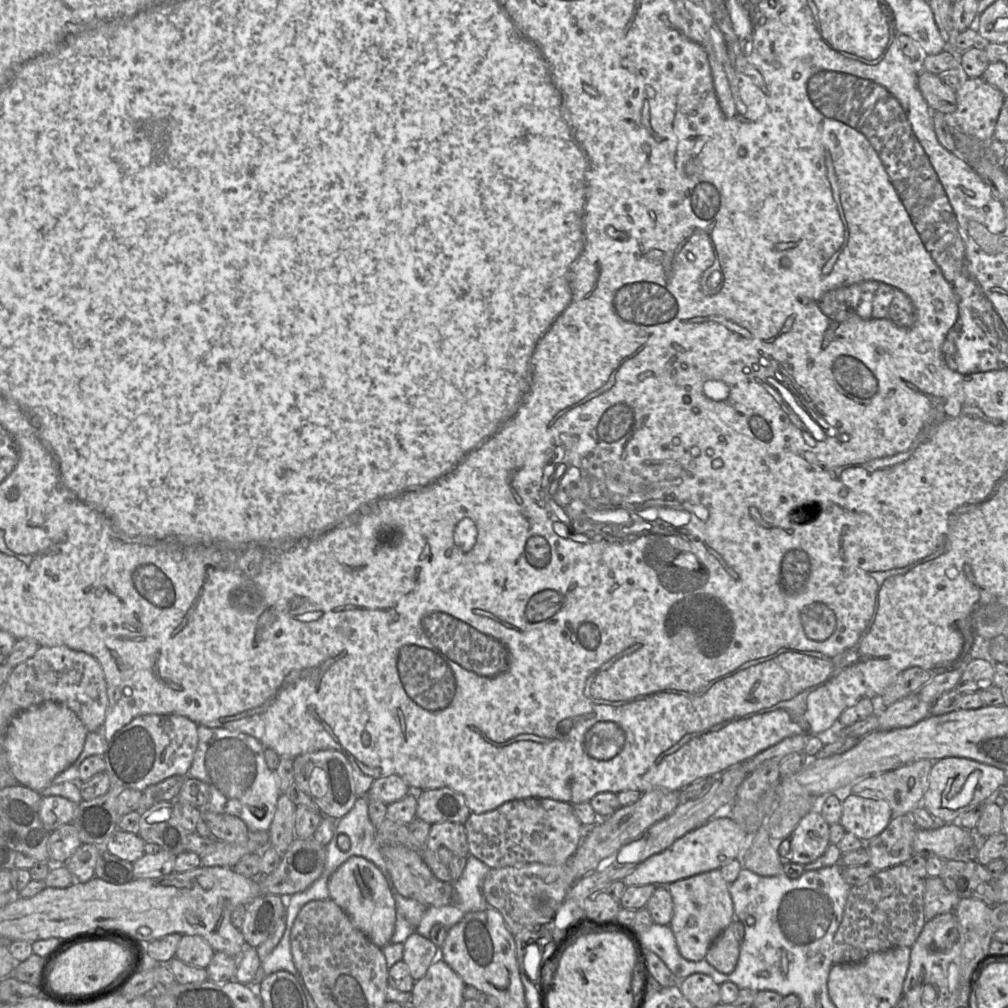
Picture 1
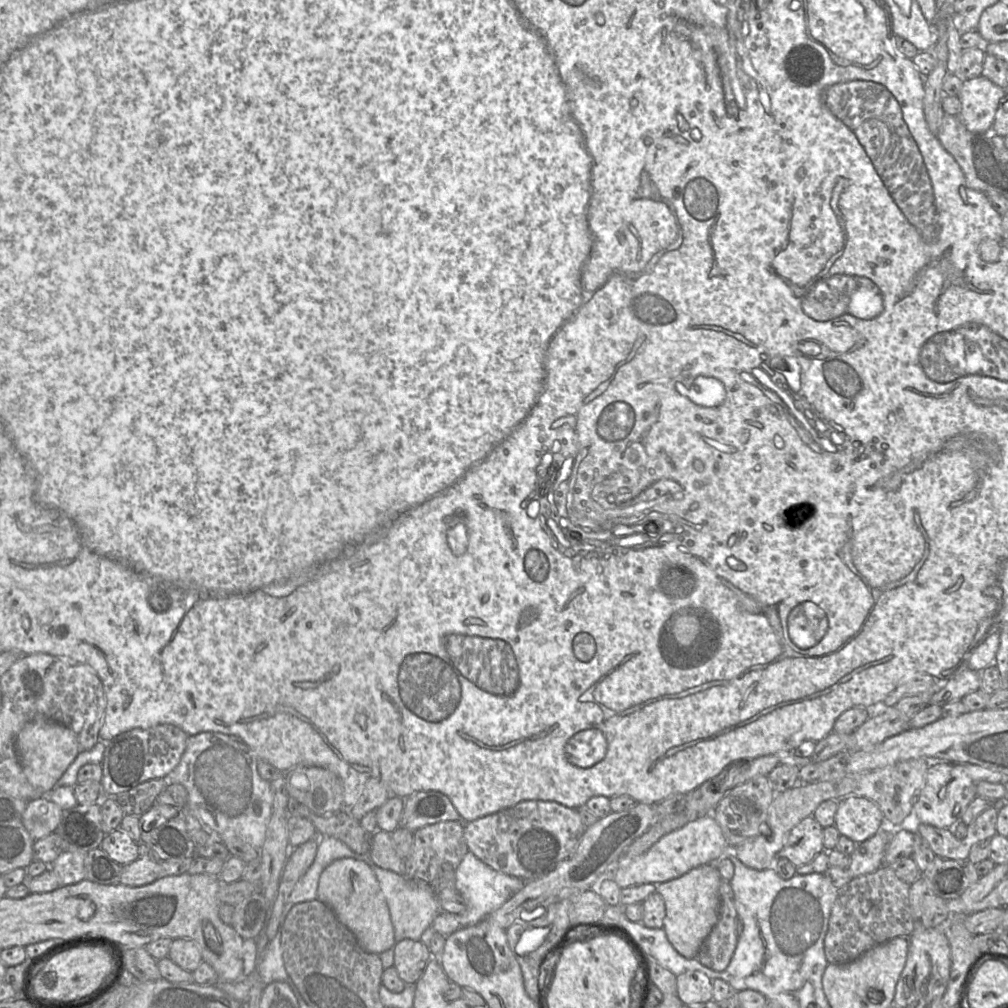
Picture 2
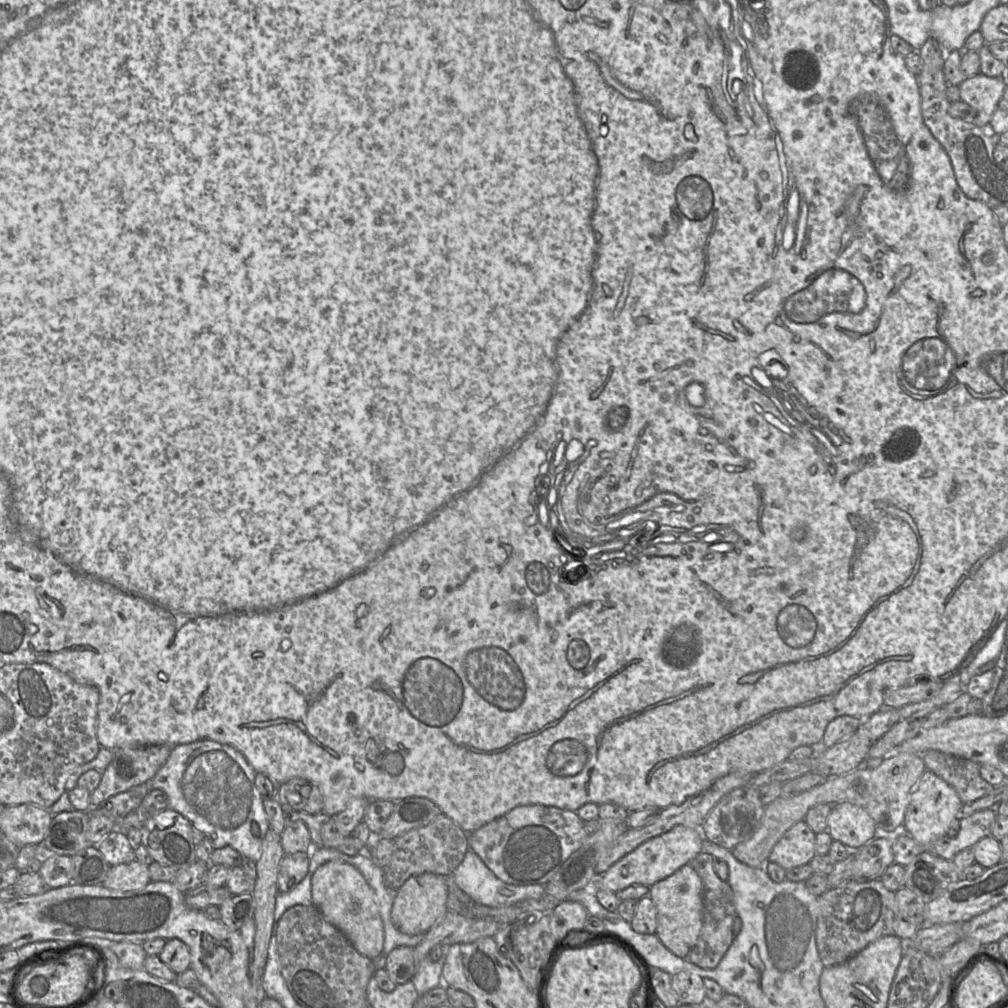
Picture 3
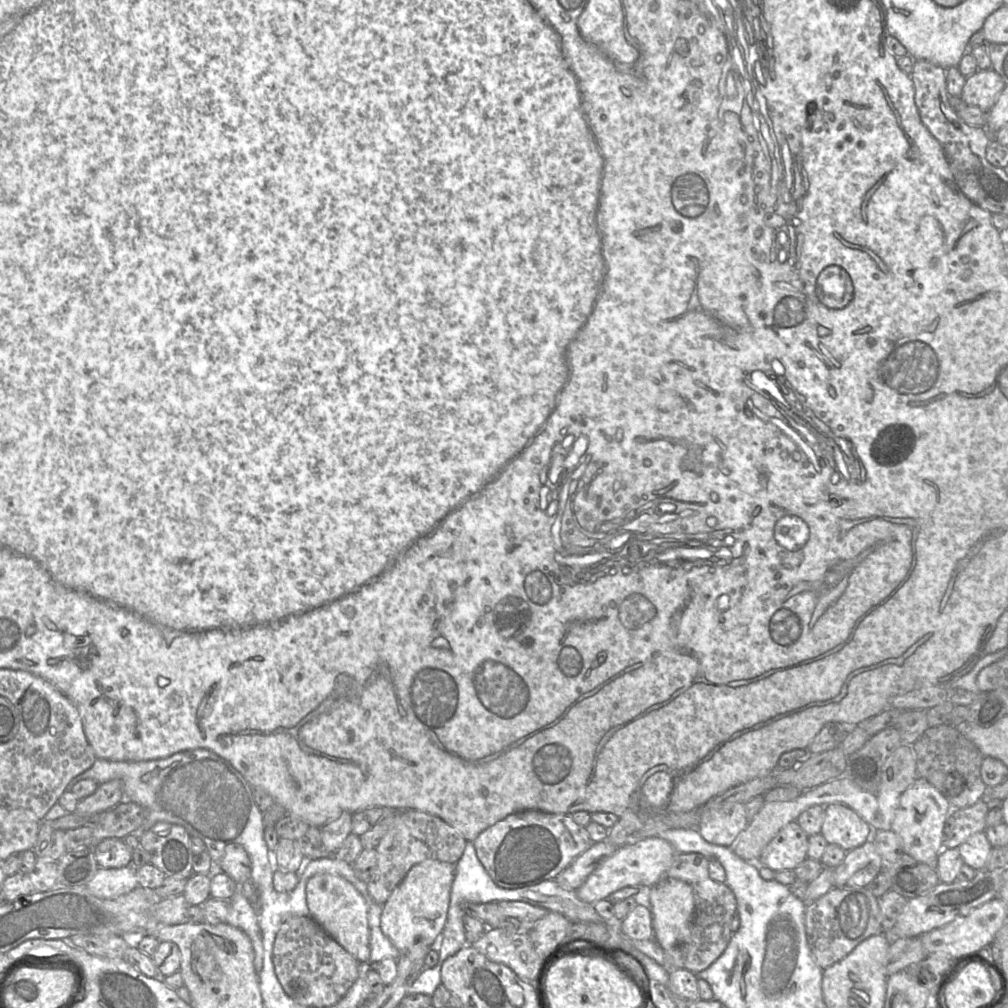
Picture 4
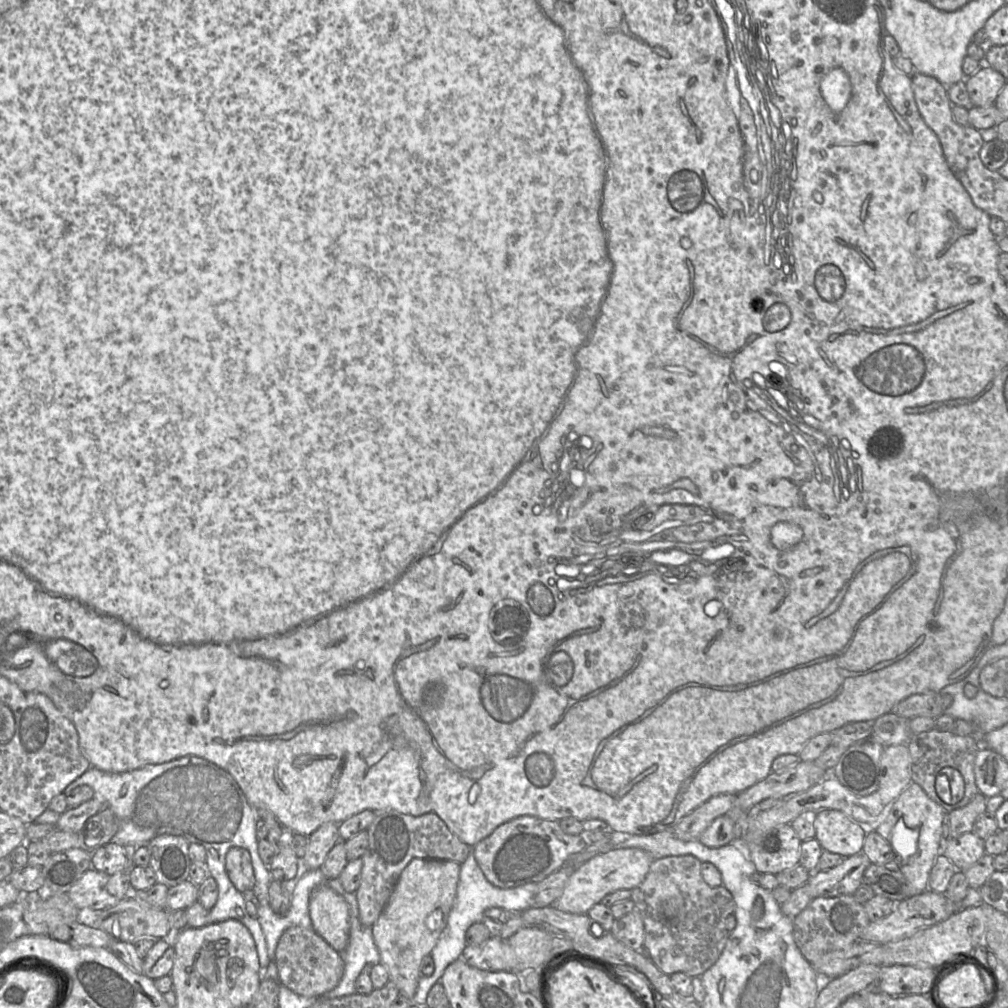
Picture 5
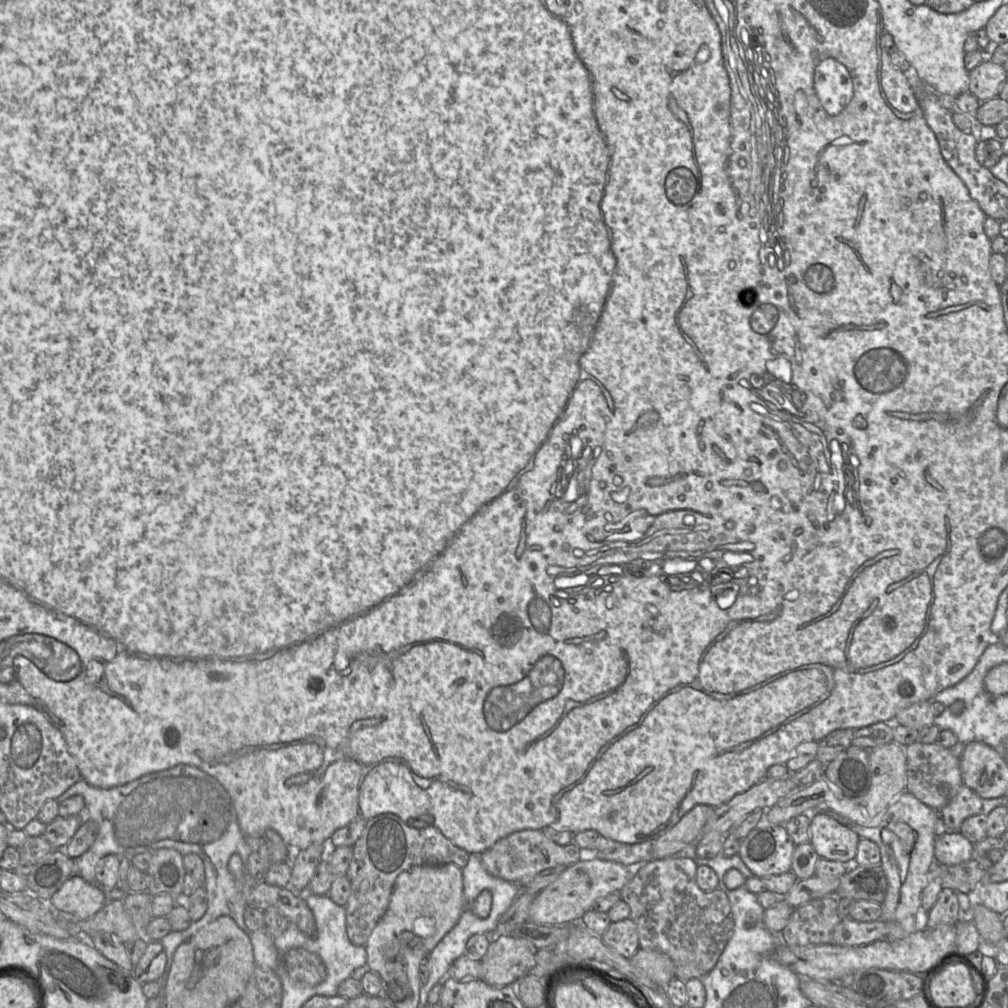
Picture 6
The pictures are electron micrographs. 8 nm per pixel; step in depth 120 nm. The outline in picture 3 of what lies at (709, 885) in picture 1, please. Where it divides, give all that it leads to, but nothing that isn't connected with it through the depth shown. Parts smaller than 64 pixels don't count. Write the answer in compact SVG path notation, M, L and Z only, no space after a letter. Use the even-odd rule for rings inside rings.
M690 864L650 887L648 896L657 909L656 935L676 956L686 958L694 947L703 925L703 884Z

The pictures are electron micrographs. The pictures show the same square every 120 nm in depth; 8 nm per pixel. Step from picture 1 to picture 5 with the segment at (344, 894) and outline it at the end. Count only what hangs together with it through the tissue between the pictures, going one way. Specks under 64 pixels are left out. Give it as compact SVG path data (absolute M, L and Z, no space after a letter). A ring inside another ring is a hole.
M327 883L317 887L309 900L309 914L314 931L336 951L343 951L349 942L350 908L342 895Z

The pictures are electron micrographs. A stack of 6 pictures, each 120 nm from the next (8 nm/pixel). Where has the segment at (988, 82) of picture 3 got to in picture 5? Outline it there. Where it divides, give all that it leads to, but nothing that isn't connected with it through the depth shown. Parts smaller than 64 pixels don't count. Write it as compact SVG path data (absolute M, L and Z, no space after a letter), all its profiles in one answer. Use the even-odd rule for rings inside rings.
M983 64L965 79L967 91L974 106L990 106L1007 83L1005 77L992 67Z

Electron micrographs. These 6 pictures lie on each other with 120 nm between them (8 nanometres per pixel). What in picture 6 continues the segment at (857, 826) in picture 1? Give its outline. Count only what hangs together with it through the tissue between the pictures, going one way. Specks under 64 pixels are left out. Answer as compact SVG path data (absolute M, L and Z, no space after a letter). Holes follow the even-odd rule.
M827 814L811 817L810 843L819 857L853 864L860 839L850 827Z

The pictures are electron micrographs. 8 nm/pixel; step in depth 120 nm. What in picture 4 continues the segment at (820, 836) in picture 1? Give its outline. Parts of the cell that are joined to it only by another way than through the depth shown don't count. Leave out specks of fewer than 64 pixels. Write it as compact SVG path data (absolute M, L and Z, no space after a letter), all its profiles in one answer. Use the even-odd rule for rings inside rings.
M797 821L783 827L764 848L757 865L775 872L793 871L808 858L809 836Z

